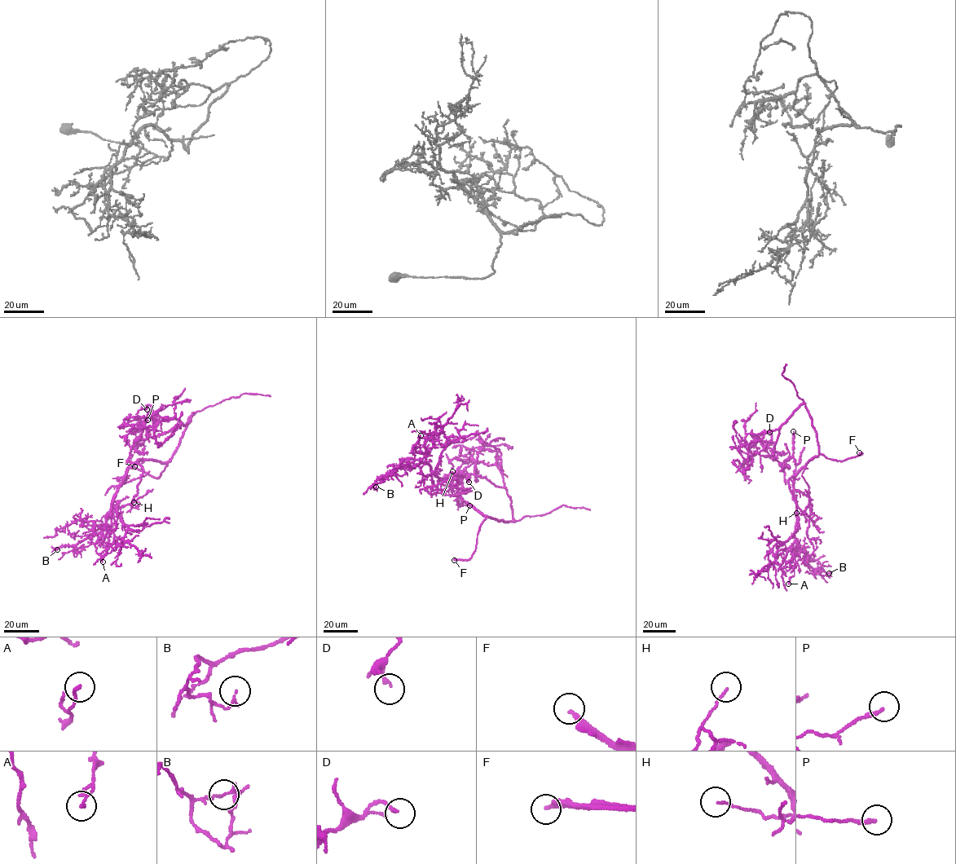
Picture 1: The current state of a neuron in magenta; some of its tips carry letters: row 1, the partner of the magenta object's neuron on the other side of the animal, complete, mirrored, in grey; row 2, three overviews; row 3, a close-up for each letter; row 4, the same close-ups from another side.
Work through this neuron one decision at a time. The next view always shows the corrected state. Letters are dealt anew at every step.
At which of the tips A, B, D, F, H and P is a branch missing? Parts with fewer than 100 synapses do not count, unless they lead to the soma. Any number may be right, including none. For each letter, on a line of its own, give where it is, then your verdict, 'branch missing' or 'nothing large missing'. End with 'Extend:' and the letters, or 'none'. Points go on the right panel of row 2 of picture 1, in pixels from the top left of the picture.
A: at (788, 584); nothing large missing
B: at (829, 573); nothing large missing
D: at (769, 432); nothing large missing
F: at (859, 452); branch missing
H: at (796, 513); nothing large missing
P: at (793, 431); nothing large missing
Extend: F

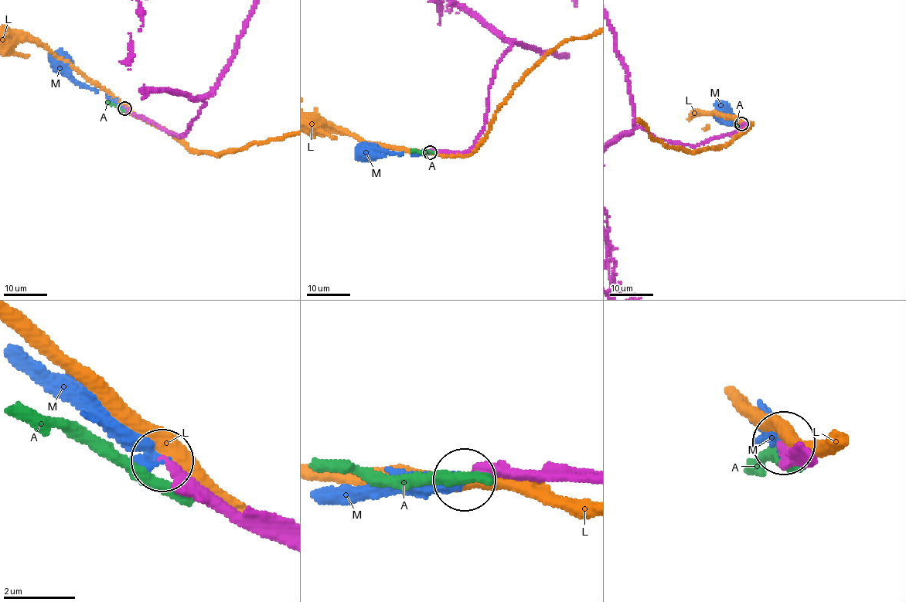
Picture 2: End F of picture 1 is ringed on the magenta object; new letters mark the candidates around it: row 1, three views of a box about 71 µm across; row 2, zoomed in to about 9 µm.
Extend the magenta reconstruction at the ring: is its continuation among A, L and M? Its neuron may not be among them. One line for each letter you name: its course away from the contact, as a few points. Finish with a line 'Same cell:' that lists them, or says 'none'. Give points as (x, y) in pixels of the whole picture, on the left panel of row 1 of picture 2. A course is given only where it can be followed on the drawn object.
M: it runs (126, 108), (121, 108), (106, 93), (78, 84), (62, 65)
Same cell: M

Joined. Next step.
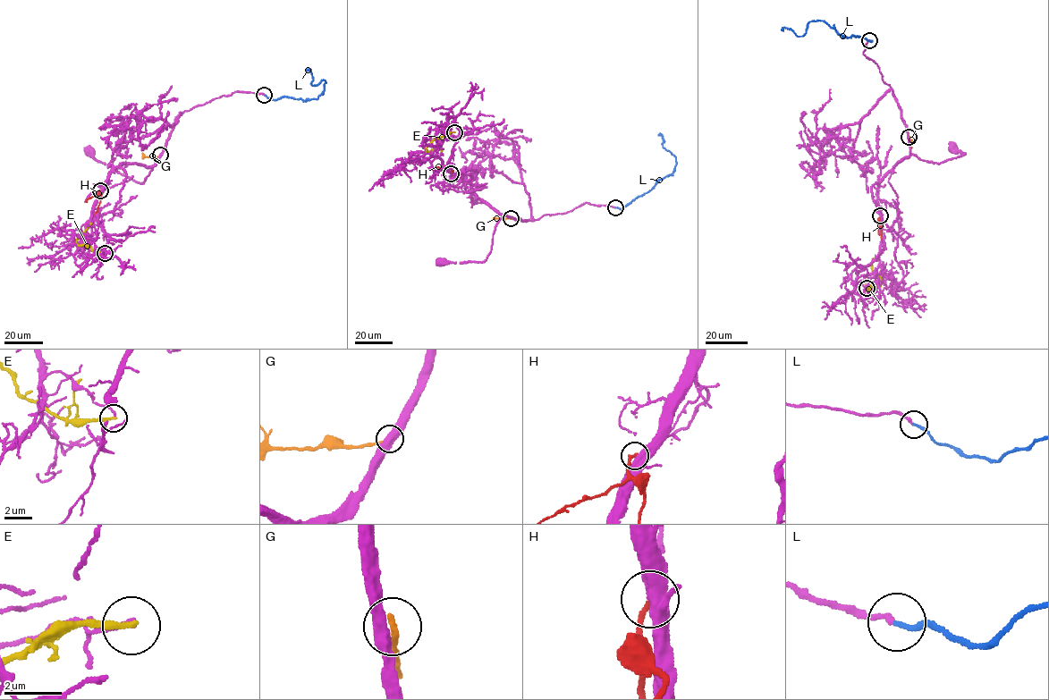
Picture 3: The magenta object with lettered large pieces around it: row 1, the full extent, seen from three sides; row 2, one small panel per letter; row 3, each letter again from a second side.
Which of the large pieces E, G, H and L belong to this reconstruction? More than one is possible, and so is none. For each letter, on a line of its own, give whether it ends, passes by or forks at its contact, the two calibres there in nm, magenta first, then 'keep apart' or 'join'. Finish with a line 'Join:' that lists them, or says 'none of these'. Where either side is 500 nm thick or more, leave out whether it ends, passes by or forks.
E: it ends; calibres 110 and 220 nm; keep apart
G: it ends; calibres 480 and 240 nm; keep apart
H: it ends; calibres 420 and 200 nm; keep apart
L: it ends; calibres 180 and 180 nm; join
Join: L

